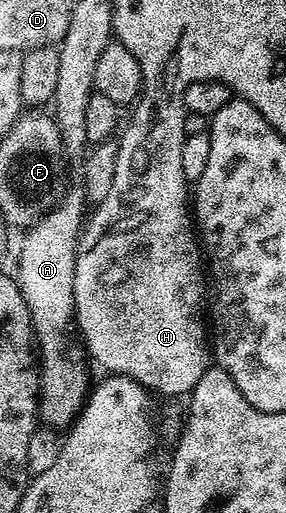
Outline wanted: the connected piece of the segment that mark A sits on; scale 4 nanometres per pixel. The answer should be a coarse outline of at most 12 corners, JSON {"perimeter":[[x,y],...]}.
{"perimeter":[[72,188],[23,231],[38,418],[71,427],[90,393],[68,347],[85,221]]}

